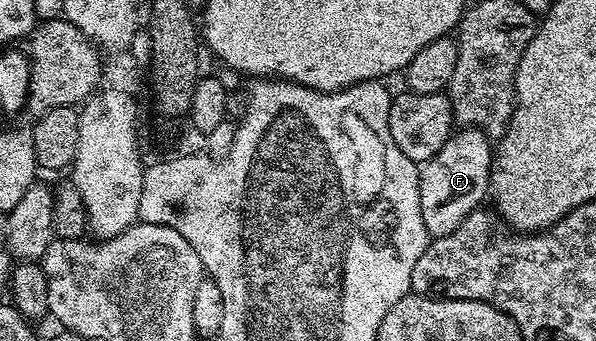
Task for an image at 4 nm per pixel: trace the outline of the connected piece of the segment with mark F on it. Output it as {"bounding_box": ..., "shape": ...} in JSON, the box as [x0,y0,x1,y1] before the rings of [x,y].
{"bounding_box":[419,127,492,238],"shape":[[[459,127],[433,159],[422,162],[419,171],[421,219],[425,219],[428,238],[444,237],[457,231],[463,220],[484,204],[491,183],[492,160],[492,138],[486,137],[480,129]]]}

